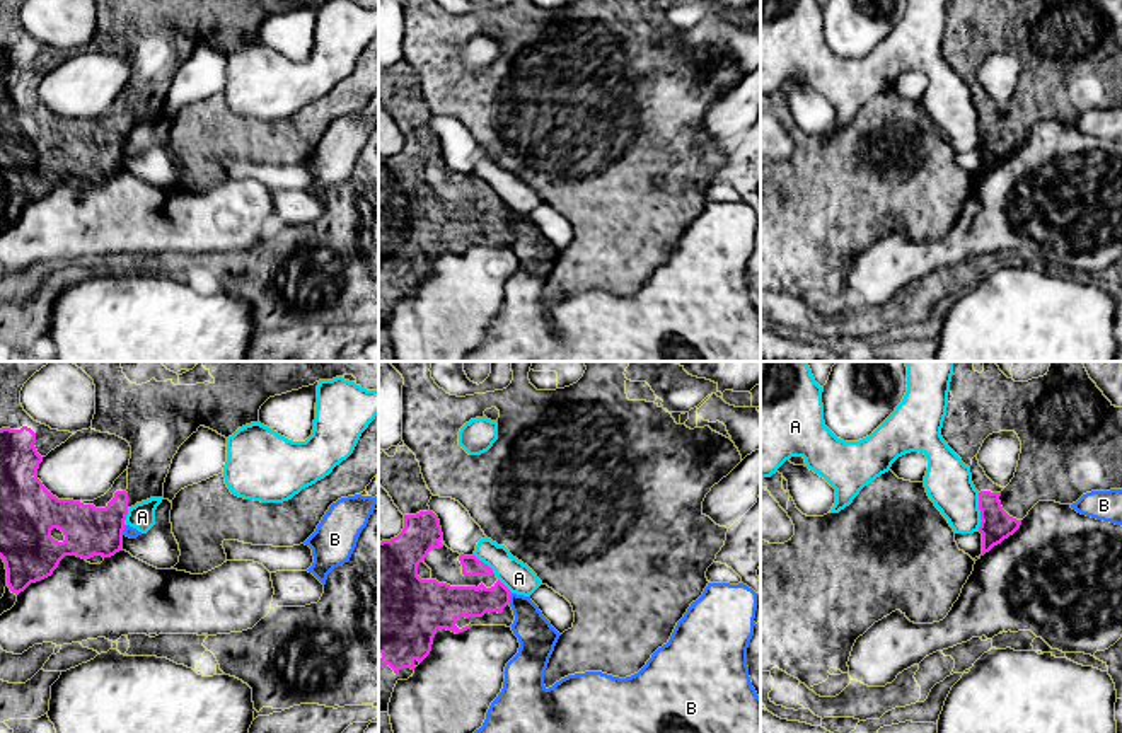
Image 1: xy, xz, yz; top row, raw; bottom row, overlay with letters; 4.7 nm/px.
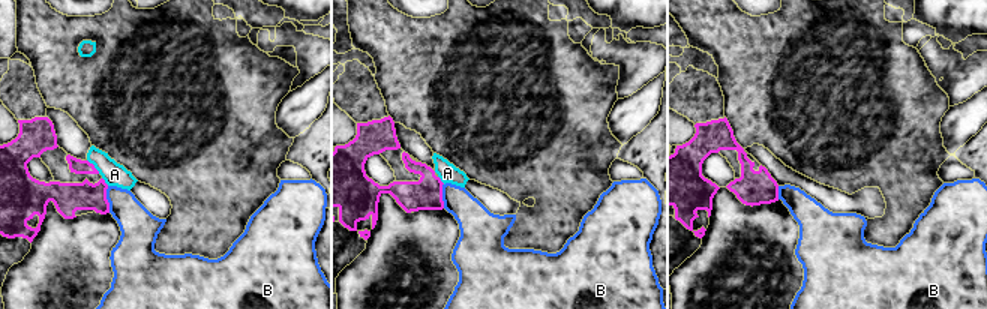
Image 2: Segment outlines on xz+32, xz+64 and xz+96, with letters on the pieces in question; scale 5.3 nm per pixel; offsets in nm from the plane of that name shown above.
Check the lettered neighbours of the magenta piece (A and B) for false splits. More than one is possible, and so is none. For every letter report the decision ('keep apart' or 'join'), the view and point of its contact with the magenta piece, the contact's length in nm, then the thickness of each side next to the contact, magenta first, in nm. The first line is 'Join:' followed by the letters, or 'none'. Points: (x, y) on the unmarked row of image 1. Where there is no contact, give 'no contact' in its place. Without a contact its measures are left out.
Join: none
A: keep apart | yz (981, 130) | 180 nm | 150/220 nm
B: keep apart | xz (508, 217) | 50 nm | 150/180 nm

